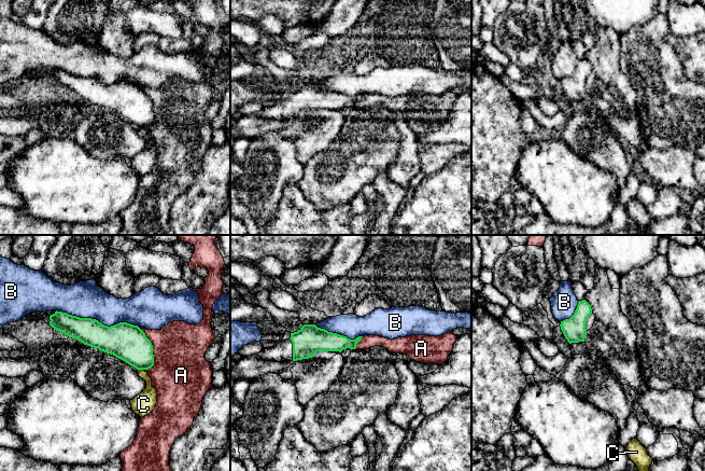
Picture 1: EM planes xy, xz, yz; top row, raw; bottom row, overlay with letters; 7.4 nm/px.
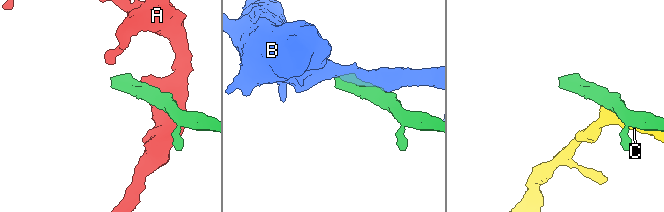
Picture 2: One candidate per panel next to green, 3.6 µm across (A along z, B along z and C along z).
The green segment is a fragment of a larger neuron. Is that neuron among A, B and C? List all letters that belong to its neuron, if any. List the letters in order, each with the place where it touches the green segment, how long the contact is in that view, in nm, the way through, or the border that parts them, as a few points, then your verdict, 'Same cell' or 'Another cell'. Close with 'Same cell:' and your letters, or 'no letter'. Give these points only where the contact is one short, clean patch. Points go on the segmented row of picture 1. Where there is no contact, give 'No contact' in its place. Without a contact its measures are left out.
A: Touches green at xy (152, 348). Shared border 340 nm. Another cell
B: Touches green at xy (97, 320). Shared border 650 nm. Another cell
C: Touches green at xy (141, 369). Shared border 50 nm. Another cell
Same cell: no letter

